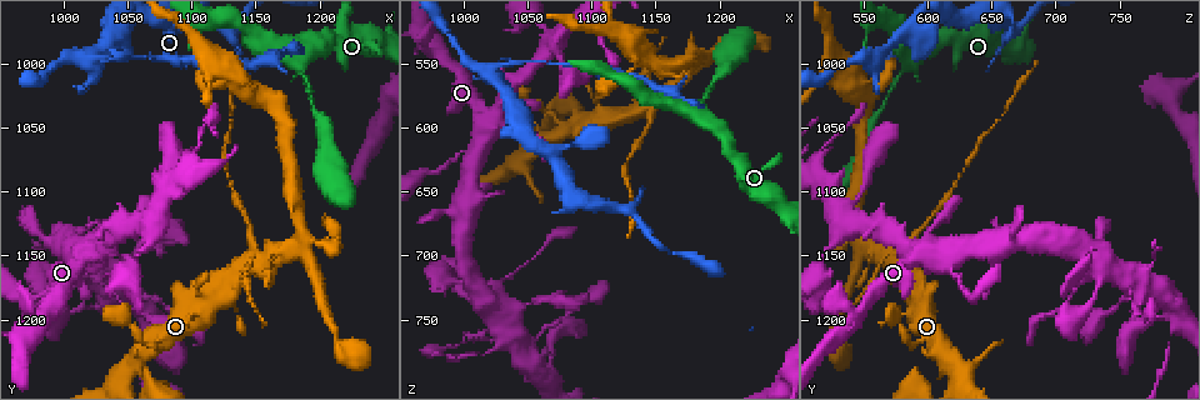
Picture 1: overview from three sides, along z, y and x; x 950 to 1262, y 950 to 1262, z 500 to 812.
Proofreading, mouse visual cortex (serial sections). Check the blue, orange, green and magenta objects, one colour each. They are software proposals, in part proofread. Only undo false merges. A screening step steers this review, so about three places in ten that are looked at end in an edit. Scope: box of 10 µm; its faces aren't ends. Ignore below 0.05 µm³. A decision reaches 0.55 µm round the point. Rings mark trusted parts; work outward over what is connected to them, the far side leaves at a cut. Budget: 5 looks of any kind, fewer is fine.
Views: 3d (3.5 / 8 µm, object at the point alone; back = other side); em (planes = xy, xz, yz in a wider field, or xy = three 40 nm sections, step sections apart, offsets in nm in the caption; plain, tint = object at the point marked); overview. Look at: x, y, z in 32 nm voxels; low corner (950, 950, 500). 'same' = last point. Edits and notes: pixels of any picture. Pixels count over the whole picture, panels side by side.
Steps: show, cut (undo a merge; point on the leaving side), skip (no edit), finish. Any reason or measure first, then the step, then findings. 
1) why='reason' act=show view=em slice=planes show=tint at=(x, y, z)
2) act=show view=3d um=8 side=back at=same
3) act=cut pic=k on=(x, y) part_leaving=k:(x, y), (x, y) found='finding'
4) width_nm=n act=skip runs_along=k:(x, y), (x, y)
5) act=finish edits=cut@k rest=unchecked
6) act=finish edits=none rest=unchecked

why='three-way junction' act=show view=3d um=3.5 side=back at=(1006, 1158, 618)

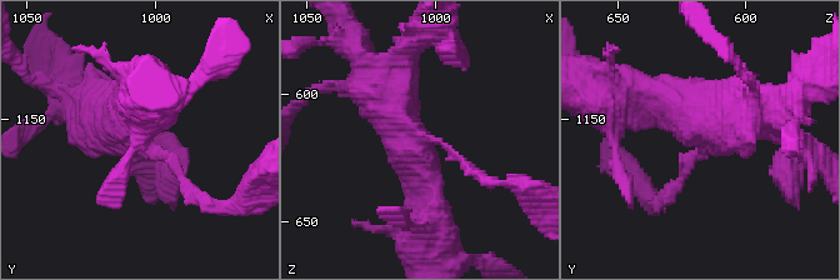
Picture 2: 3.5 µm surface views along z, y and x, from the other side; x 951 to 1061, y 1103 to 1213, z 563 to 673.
arm_widths_nm=100,400,400 act=skip runs_along=2:(770, 128), (623, 93) found='continuous, no second cell'

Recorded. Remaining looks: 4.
why='a narrow waist' act=show view=3d um=8 at=(1192, 1028, 568)

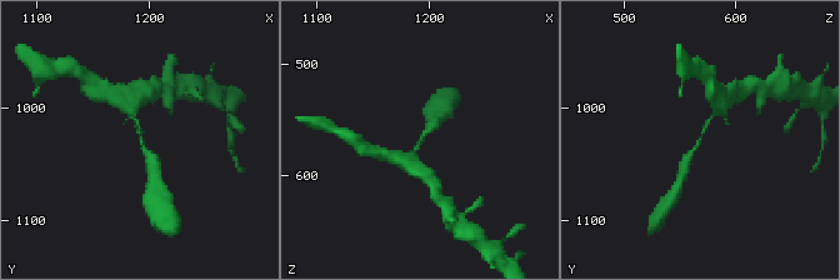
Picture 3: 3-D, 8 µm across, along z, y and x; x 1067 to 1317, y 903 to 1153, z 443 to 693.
act=show view=3d um=3.5 at=same

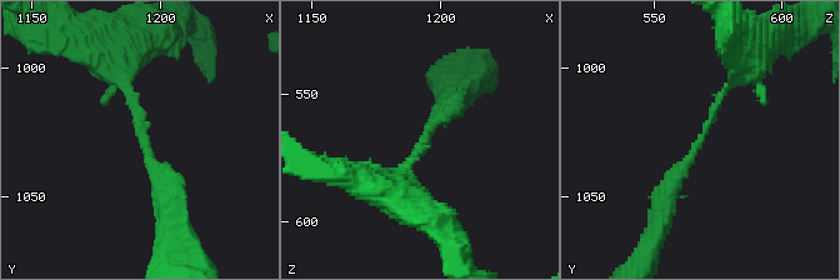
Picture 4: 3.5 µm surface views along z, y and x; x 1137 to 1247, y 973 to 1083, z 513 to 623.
arm_widths_nm=150,200 act=show view=em slice=xy step=1 show=tint at=(1192, 1028, 569)

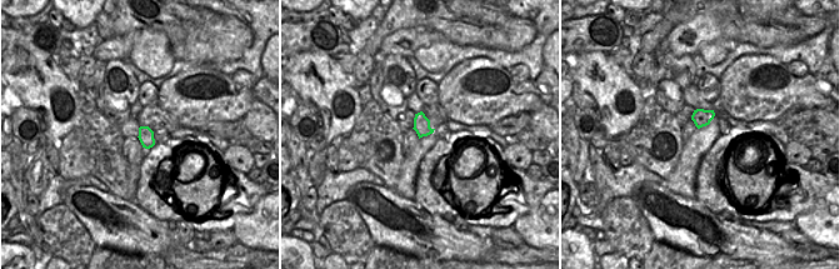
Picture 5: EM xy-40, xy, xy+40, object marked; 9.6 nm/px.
width_nm=170 act=cut pic=4 on=(690, 159) part_leaving=4:(709, 123), (668, 188), (658, 226) found='a second cell is stuck on'

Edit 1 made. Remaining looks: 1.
act=finish edits=cut@4 rest=unchecked

